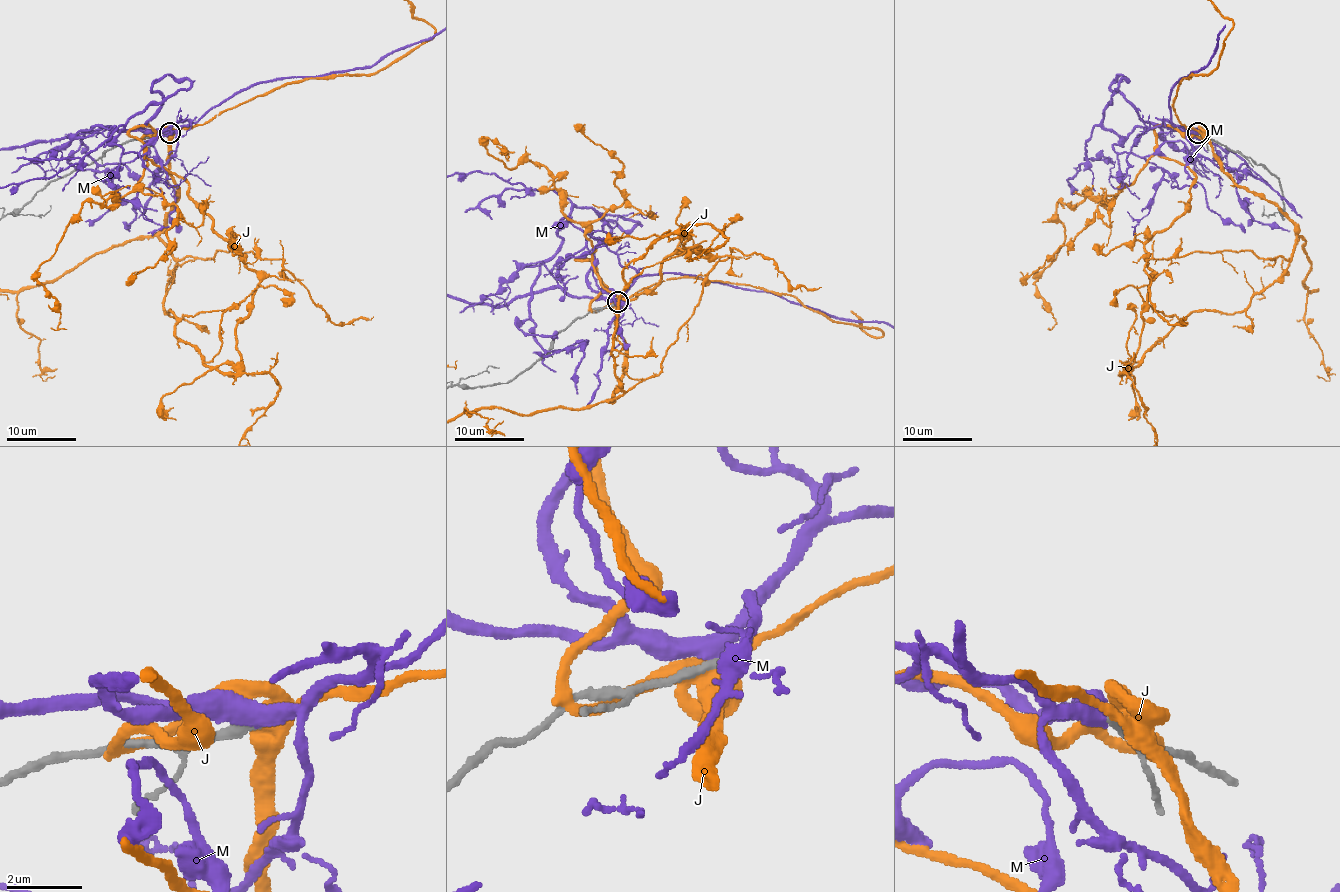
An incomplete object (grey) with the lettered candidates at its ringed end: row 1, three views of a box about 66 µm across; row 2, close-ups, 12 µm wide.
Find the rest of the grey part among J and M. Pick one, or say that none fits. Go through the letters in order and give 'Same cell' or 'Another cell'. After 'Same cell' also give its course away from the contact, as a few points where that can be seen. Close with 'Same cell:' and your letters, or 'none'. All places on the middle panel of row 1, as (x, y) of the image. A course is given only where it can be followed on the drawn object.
J: Another cell
M: Same cell
Same cell: M

